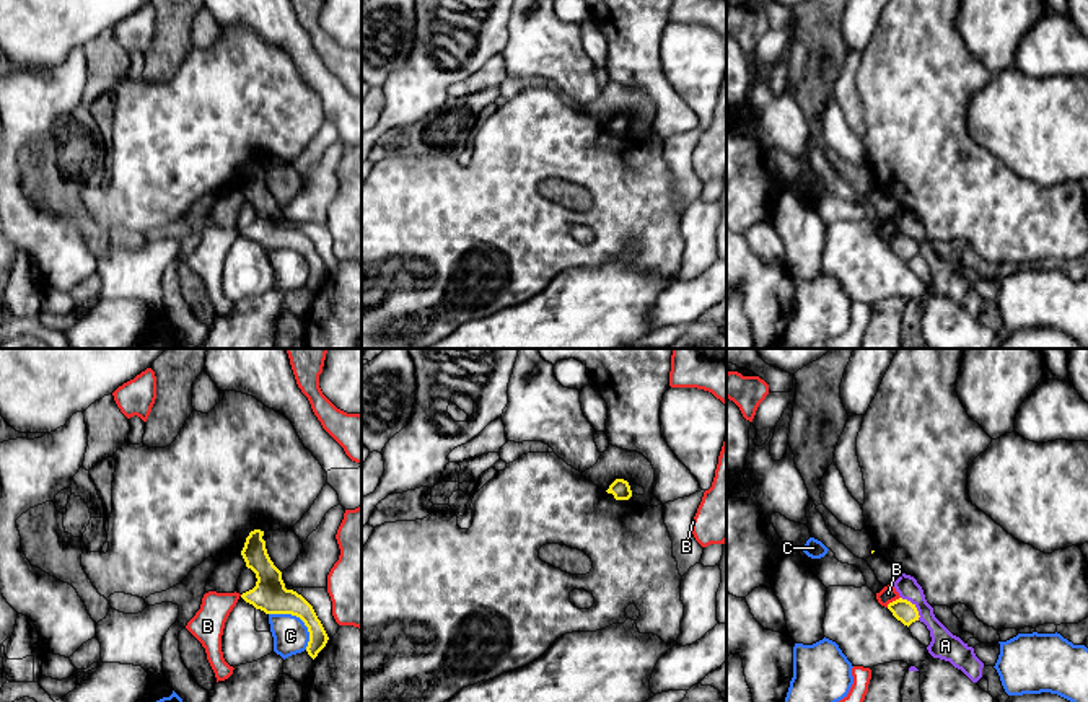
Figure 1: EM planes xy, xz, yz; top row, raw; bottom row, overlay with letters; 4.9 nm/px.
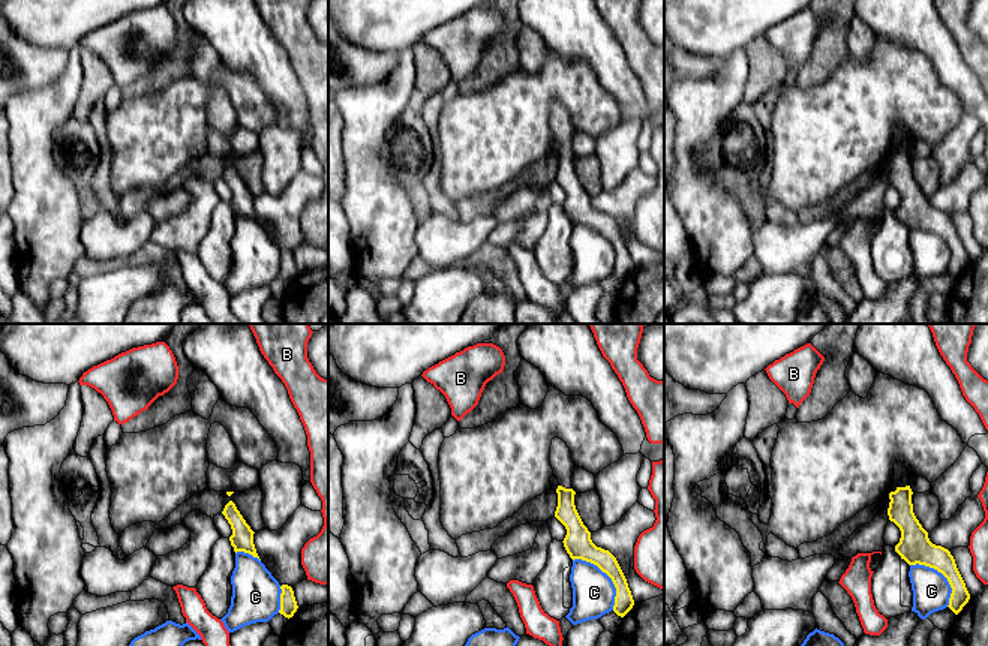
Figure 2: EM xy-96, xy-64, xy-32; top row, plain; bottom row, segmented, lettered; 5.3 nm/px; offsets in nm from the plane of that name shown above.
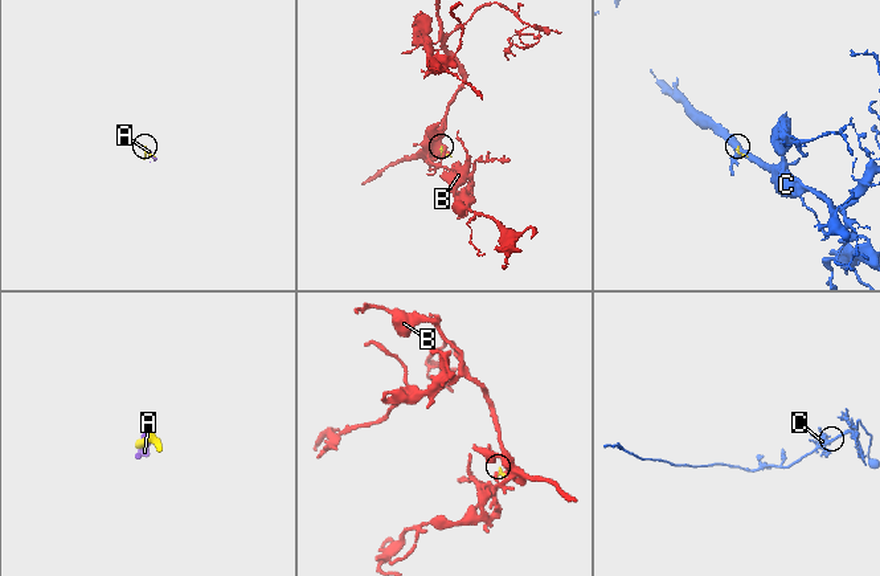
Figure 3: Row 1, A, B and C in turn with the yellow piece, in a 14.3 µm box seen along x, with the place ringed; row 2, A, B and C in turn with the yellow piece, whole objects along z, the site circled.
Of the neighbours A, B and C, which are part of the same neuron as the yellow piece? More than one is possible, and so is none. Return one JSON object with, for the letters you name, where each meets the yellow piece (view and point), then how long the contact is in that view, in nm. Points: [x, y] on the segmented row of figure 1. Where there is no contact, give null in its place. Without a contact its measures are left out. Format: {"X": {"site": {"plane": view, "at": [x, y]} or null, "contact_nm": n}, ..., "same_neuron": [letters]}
{"same_neuron": []}

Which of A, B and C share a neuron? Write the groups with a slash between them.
A / B / C

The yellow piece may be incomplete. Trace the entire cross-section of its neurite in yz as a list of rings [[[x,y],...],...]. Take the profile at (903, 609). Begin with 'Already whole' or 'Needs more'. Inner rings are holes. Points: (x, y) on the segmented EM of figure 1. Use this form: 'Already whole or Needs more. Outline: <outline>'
Already whole. Outline: [[[896,599],[893,603],[888,604],[888,609],[893,612],[893,616],[901,621],[904,625],[910,625],[912,622],[919,621],[919,611],[915,608],[915,604],[912,604],[907,599]]]

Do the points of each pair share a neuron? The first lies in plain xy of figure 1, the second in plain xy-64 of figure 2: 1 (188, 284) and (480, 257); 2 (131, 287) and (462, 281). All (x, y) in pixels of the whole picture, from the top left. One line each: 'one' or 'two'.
1: one
2: two

